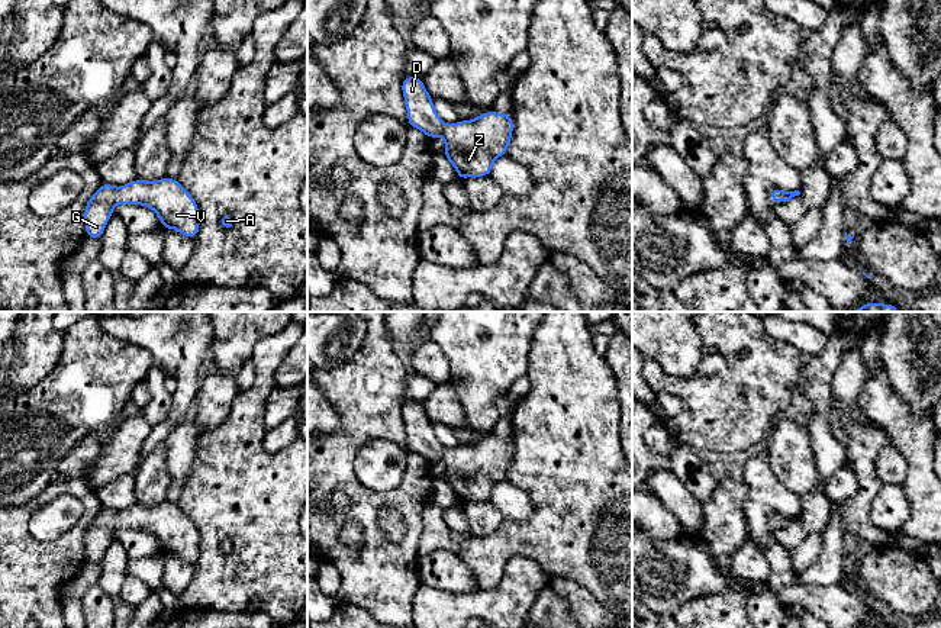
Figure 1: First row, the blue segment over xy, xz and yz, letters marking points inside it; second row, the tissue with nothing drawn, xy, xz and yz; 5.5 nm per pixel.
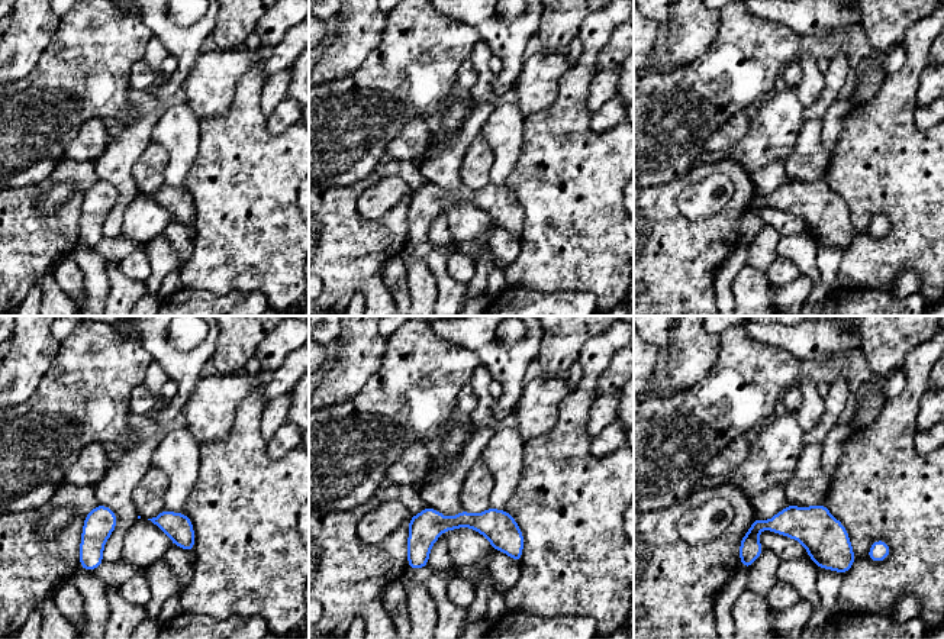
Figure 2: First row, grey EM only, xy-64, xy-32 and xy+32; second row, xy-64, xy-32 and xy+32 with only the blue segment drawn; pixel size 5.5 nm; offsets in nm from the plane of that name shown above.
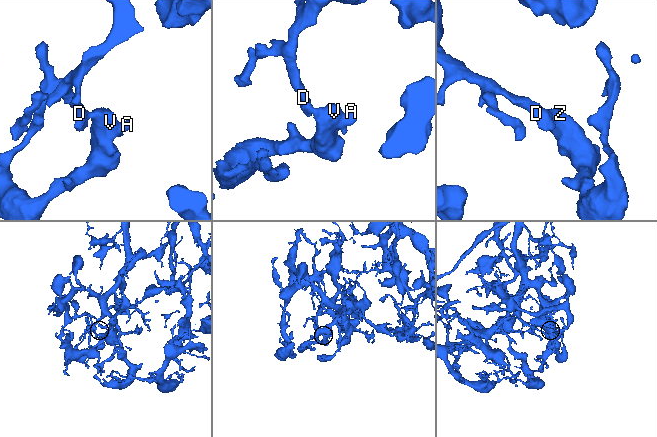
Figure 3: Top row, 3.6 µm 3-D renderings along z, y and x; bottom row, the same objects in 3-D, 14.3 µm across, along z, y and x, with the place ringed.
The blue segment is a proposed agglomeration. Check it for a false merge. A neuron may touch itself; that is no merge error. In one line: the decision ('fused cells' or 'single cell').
single cell

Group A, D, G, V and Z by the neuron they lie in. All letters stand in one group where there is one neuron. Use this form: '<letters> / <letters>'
A D G V Z

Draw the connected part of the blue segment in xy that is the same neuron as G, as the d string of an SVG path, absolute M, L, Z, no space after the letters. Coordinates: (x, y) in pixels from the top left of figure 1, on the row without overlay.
M162 502L157 506L136 503L122 512L101 508L100 513L87 525L84 532L86 563L100 564L107 547L113 541L113 532L117 529L142 529L158 540L162 554L175 554L194 566L200 553L200 537L194 522L183 512L177 503Z

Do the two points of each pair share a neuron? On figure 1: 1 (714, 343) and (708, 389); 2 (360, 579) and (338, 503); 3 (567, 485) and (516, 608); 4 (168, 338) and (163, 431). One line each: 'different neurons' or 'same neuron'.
1: same neuron
2: different neurons
3: different neurons
4: same neuron

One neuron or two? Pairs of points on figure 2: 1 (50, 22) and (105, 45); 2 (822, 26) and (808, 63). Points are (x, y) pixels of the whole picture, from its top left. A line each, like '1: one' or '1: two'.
1: two
2: two

